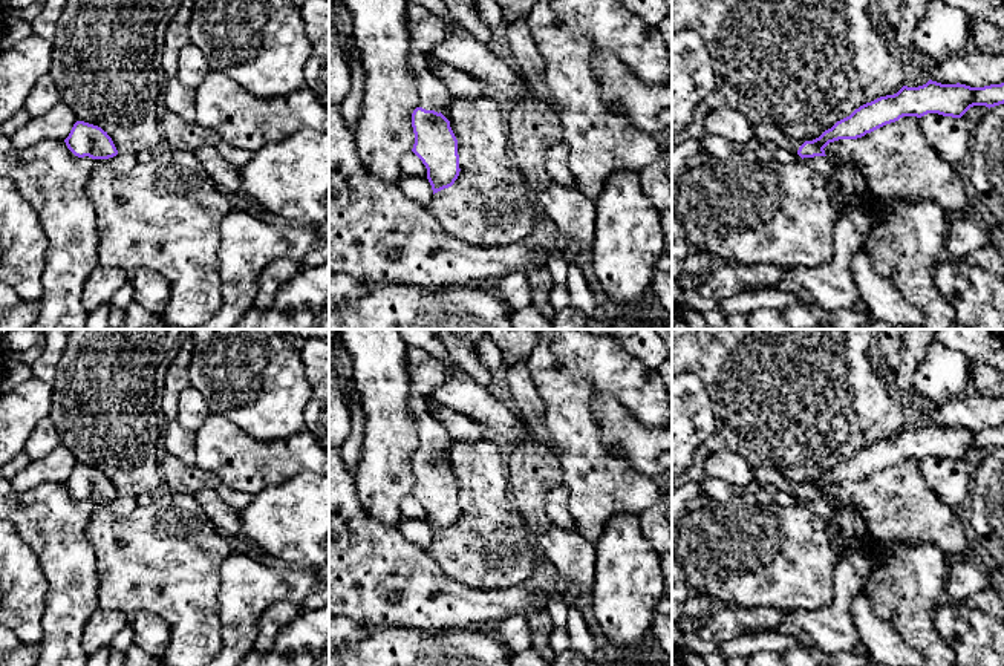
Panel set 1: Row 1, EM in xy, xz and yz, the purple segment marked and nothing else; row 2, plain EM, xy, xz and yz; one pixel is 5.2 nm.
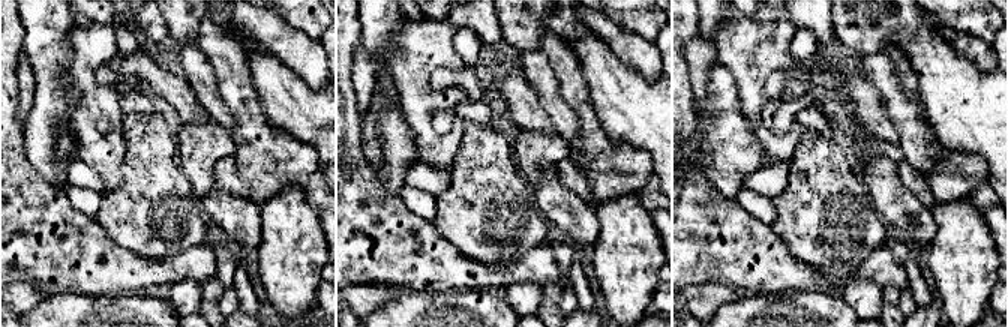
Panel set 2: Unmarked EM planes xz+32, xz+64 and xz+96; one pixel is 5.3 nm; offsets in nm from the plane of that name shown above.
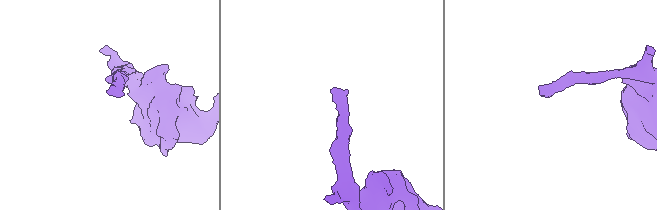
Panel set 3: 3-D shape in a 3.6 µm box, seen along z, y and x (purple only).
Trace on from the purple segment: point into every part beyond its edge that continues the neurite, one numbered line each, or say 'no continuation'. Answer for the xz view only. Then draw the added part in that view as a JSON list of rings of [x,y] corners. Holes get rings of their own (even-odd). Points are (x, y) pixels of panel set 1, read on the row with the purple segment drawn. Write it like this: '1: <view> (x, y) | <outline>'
1: xz (433, 94) | [[[432,15],[419,23],[407,21],[409,64],[418,83],[418,107],[444,112],[451,95],[447,84],[439,80],[427,64],[427,55],[444,40],[444,17]]]

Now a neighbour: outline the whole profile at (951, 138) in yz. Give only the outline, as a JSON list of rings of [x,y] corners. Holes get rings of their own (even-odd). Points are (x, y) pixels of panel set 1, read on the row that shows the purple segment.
[[[927,113],[918,118],[918,126],[935,153],[950,165],[964,164],[969,159],[973,135],[963,118]]]

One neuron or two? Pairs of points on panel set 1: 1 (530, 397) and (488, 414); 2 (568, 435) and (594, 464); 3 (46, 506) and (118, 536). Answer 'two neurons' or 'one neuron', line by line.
1: two neurons
2: one neuron
3: two neurons

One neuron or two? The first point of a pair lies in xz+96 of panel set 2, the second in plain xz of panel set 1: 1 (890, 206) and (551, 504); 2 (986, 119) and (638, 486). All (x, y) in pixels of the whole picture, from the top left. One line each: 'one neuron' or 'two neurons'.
1: two neurons
2: two neurons

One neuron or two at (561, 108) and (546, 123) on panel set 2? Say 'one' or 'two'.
two

